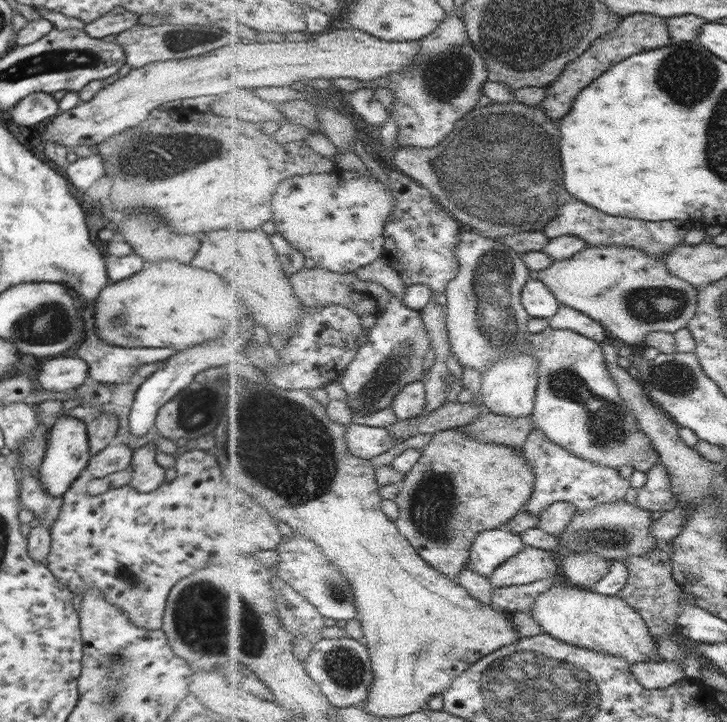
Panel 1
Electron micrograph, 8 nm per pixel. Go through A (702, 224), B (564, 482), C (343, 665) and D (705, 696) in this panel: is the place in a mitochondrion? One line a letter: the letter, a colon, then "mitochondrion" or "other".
A: other
B: other
C: mitochondrion
D: other

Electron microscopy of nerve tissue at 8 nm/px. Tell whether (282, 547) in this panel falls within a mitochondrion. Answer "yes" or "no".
no

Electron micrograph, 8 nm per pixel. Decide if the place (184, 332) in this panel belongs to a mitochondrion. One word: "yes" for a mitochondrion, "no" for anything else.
no

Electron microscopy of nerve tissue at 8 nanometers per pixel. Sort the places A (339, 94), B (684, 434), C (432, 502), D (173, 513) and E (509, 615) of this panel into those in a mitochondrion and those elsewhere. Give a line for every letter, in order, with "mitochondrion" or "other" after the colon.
A: other
B: other
C: mitochondrion
D: other
E: other

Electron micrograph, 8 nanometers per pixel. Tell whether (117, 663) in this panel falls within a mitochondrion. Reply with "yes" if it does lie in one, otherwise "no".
yes

